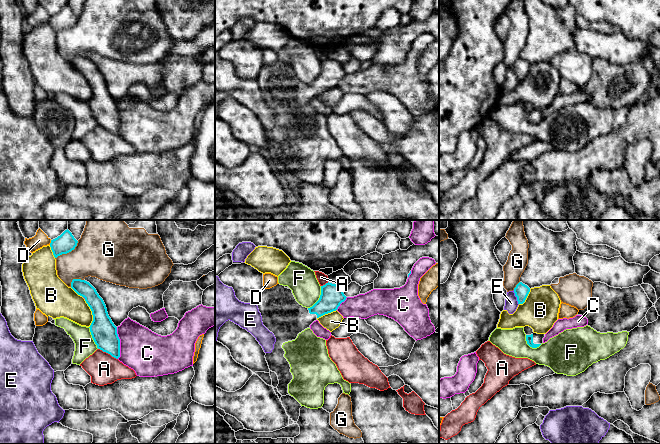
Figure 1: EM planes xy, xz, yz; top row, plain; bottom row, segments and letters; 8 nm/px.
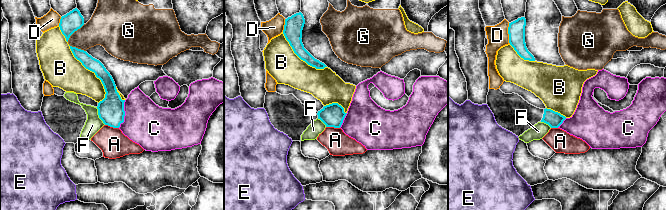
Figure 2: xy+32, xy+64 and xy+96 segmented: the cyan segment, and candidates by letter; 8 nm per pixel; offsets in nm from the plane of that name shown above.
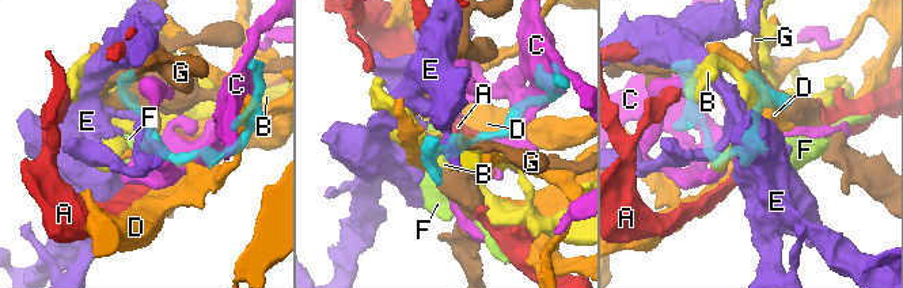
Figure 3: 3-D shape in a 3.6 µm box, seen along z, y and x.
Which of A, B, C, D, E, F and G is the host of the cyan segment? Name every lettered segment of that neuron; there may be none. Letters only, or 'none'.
none

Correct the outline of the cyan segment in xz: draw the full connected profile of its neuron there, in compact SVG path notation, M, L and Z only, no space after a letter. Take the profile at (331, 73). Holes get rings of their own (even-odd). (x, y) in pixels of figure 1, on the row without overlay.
M329 58L321 62L320 74L310 84L300 81L292 66L283 61L277 60L270 65L262 66L256 79L263 101L276 114L274 125L271 129L266 129L265 134L270 147L278 152L277 165L282 172L290 171L288 160L293 155L282 121L295 116L299 109L310 104L319 93L336 87L346 74L341 63Z

